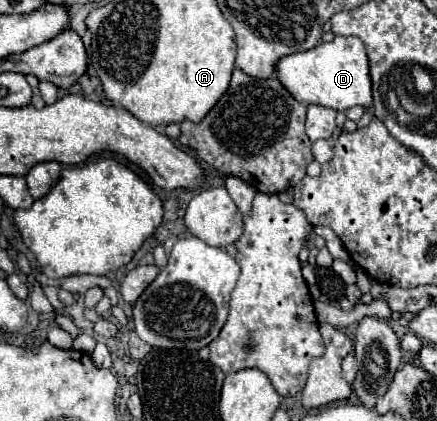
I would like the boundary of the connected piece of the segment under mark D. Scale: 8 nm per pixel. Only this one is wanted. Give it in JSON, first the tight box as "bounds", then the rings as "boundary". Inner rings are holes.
{"bounds":[275,36,371,110],"boundary":[[[335,36],[331,42],[319,42],[315,48],[305,52],[295,52],[279,58],[275,64],[275,74],[279,82],[303,104],[319,104],[333,110],[347,110],[351,106],[371,108],[371,78],[369,60],[365,46],[359,38]]]}

